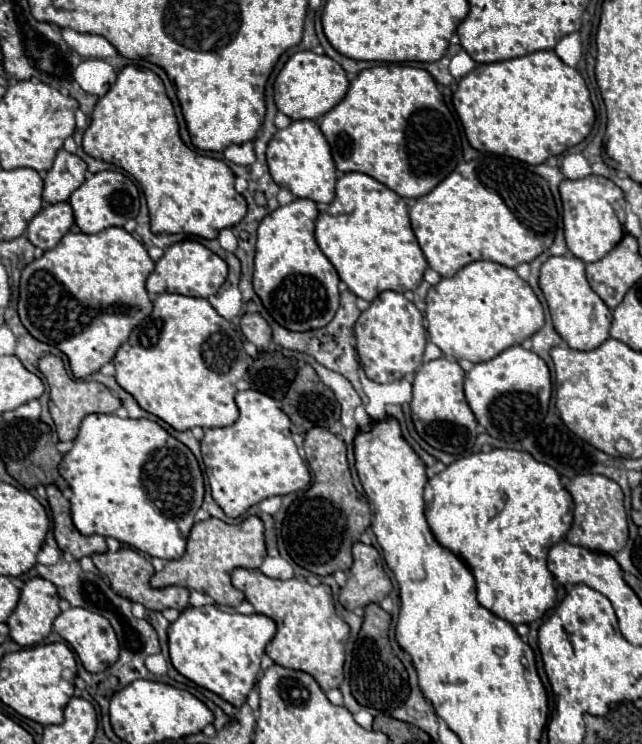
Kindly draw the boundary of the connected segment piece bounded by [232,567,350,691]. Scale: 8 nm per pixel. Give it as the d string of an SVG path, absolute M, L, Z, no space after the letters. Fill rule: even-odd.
M234 569L232 585L244 591L246 599L254 605L254 609L262 615L268 615L276 621L278 631L276 637L268 643L266 655L290 669L310 673L322 687L322 691L330 691L340 687L344 679L344 647L350 637L350 627L344 619L336 615L332 589L328 585L312 587L304 579L272 579L260 573L258 569Z

